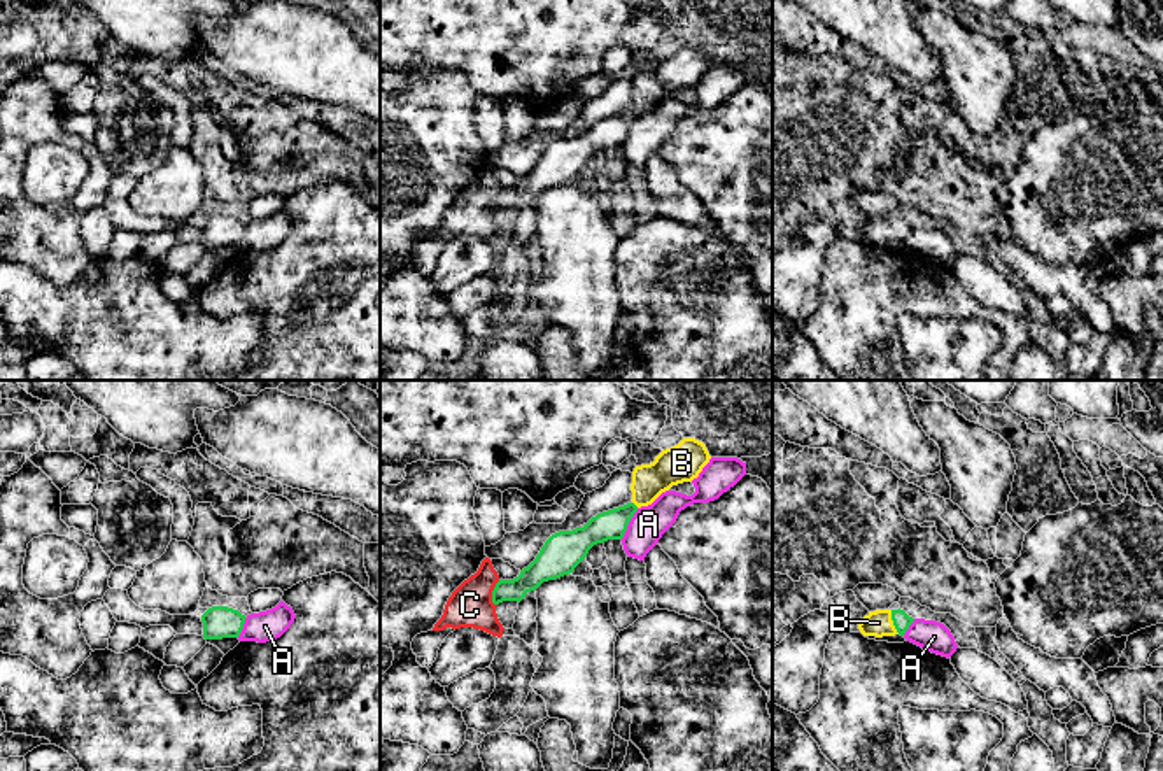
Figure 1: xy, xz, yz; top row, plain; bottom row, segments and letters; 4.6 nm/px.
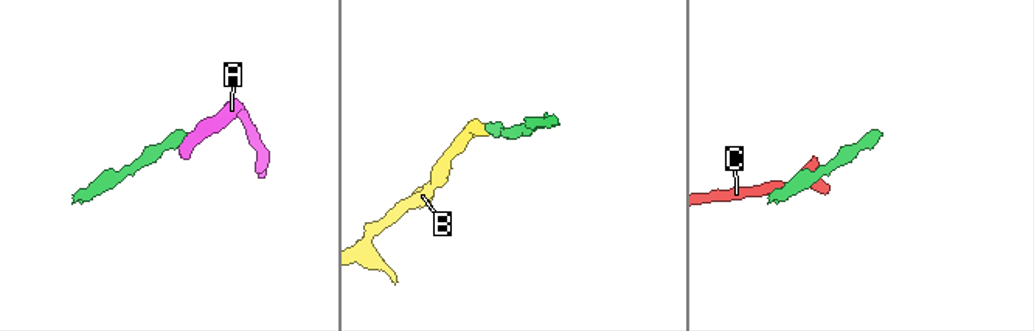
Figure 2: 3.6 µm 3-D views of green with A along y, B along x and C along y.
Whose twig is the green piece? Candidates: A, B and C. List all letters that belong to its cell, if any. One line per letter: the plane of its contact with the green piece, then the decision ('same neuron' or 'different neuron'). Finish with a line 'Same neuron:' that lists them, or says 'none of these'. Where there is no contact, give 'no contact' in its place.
A: xz | different neuron
B: yz | same neuron
C: xz | different neuron
Same neuron: B

